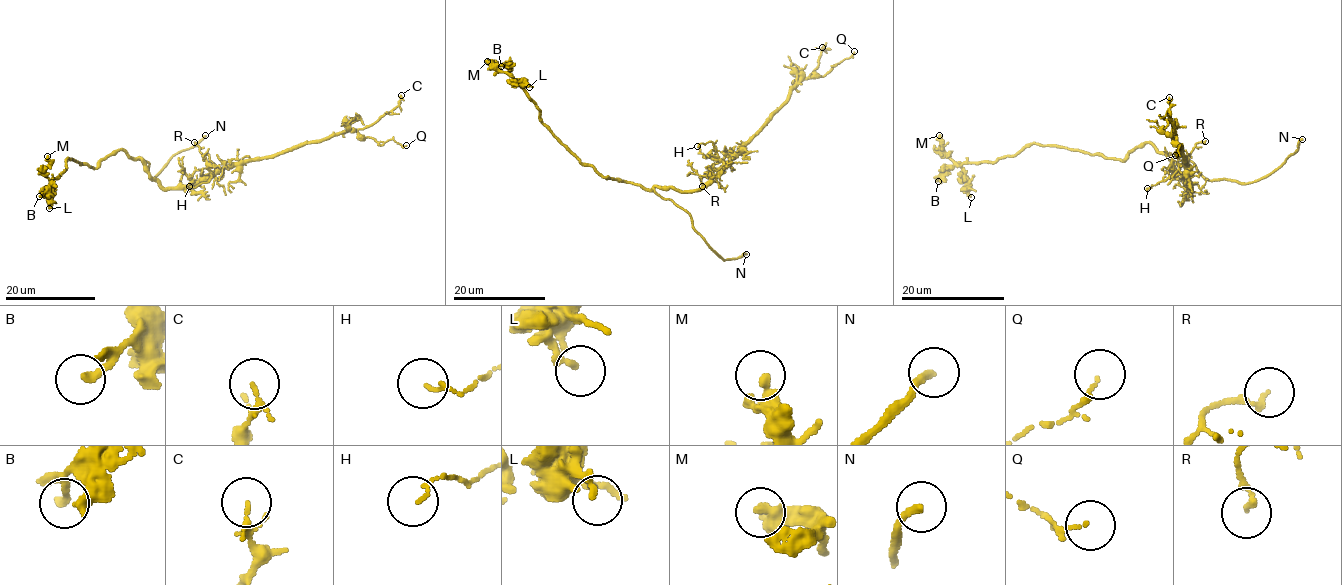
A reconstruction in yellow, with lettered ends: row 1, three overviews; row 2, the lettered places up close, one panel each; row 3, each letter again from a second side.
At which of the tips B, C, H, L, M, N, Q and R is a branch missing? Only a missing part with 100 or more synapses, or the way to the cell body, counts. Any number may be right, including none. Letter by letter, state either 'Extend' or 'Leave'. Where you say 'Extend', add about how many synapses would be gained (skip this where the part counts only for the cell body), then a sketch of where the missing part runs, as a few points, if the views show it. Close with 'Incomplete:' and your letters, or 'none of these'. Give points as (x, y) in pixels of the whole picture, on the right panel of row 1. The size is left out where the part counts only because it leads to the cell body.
B: Leave
C: Leave
H: Leave
L: Leave
M: Leave
N: Extend. Course of what is missing: (1302, 139), (1307, 138), (1318, 125)
Q: Leave
R: Leave
Incomplete: N

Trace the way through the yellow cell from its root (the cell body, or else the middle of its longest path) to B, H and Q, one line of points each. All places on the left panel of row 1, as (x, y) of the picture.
B: (151, 178), (138, 157), (130, 158), (123, 150), (113, 150), (95, 168), (67, 158), (65, 169), (39, 196)
H: (151, 178), (165, 188), (185, 188), (212, 173), (208, 182), (189, 186)
Q: (151, 178), (165, 188), (185, 188), (224, 168), (274, 156), (351, 130), (378, 142), (392, 139), (406, 145)

